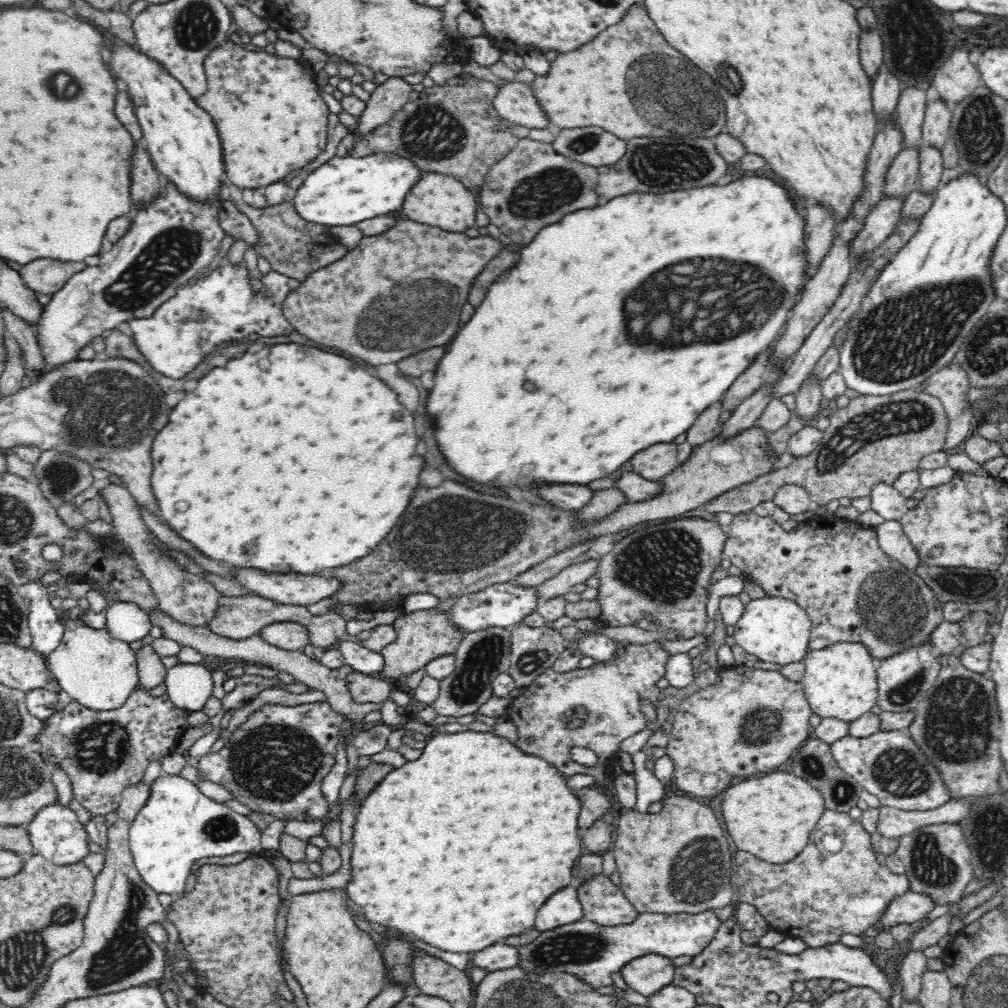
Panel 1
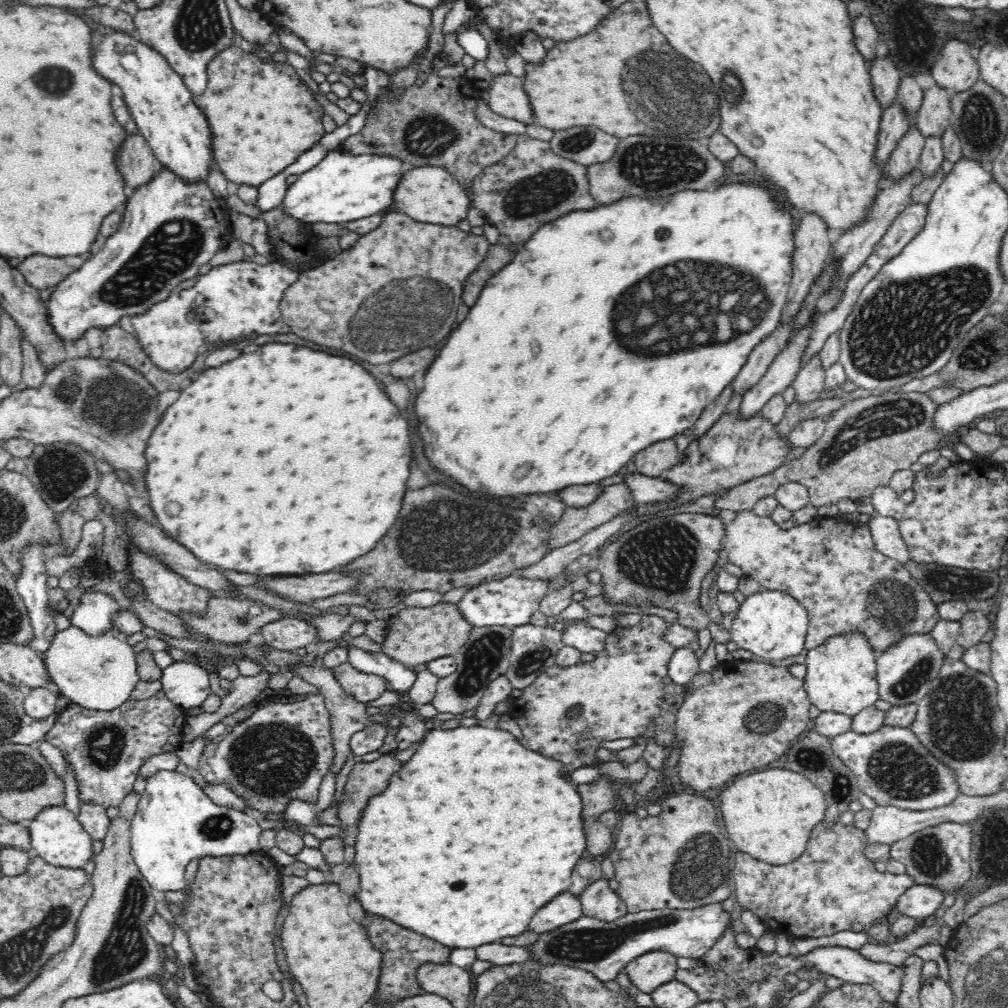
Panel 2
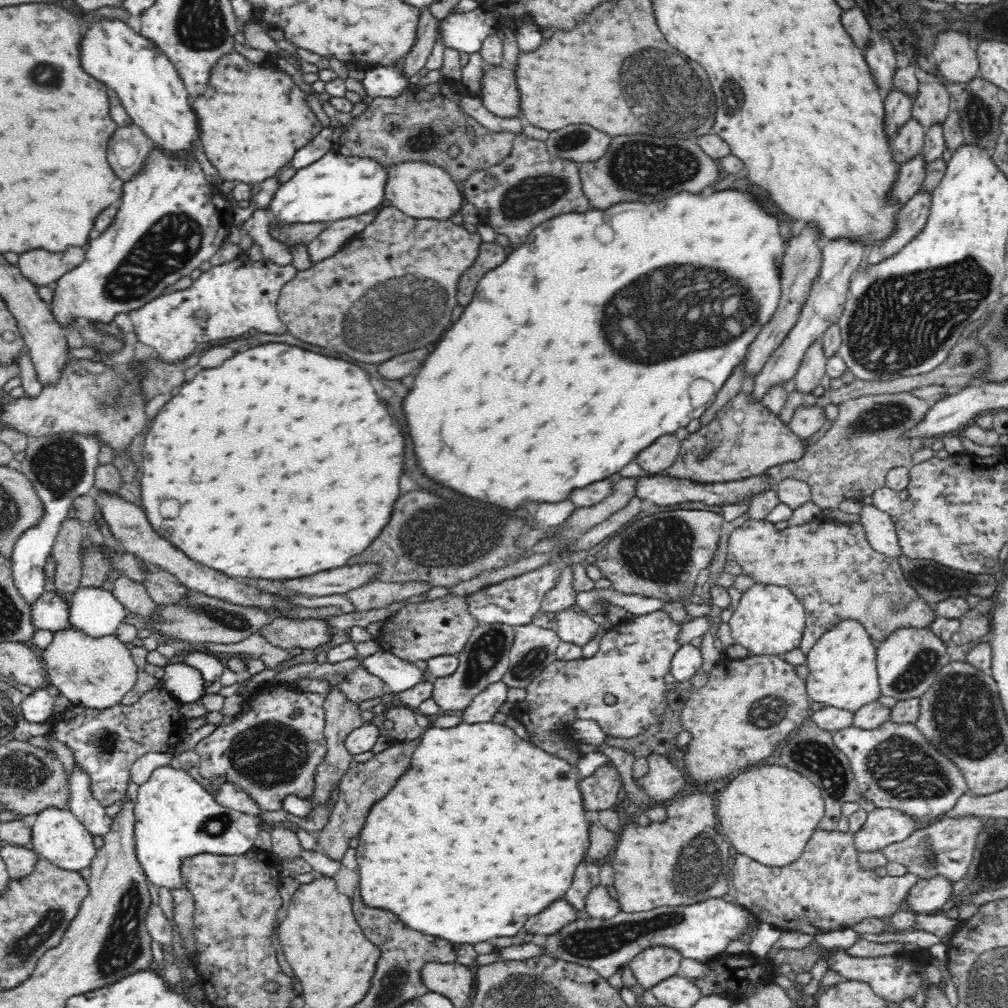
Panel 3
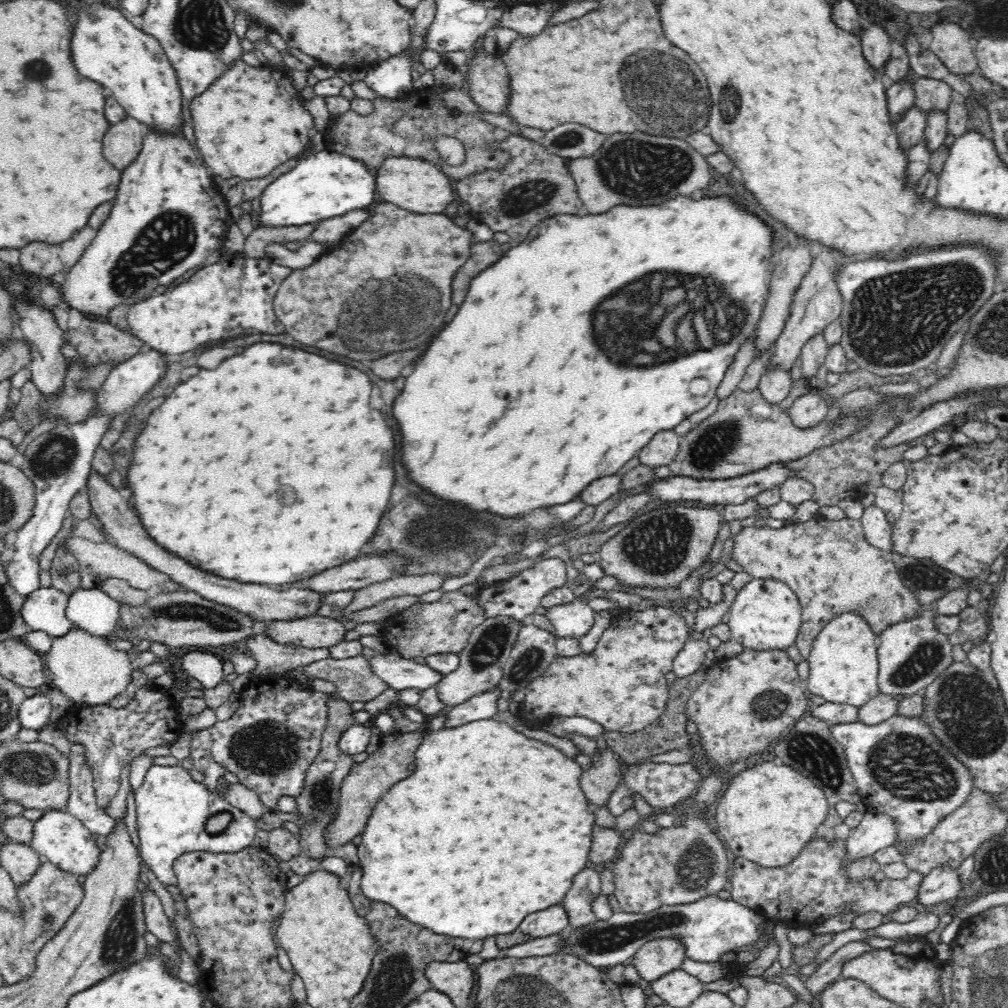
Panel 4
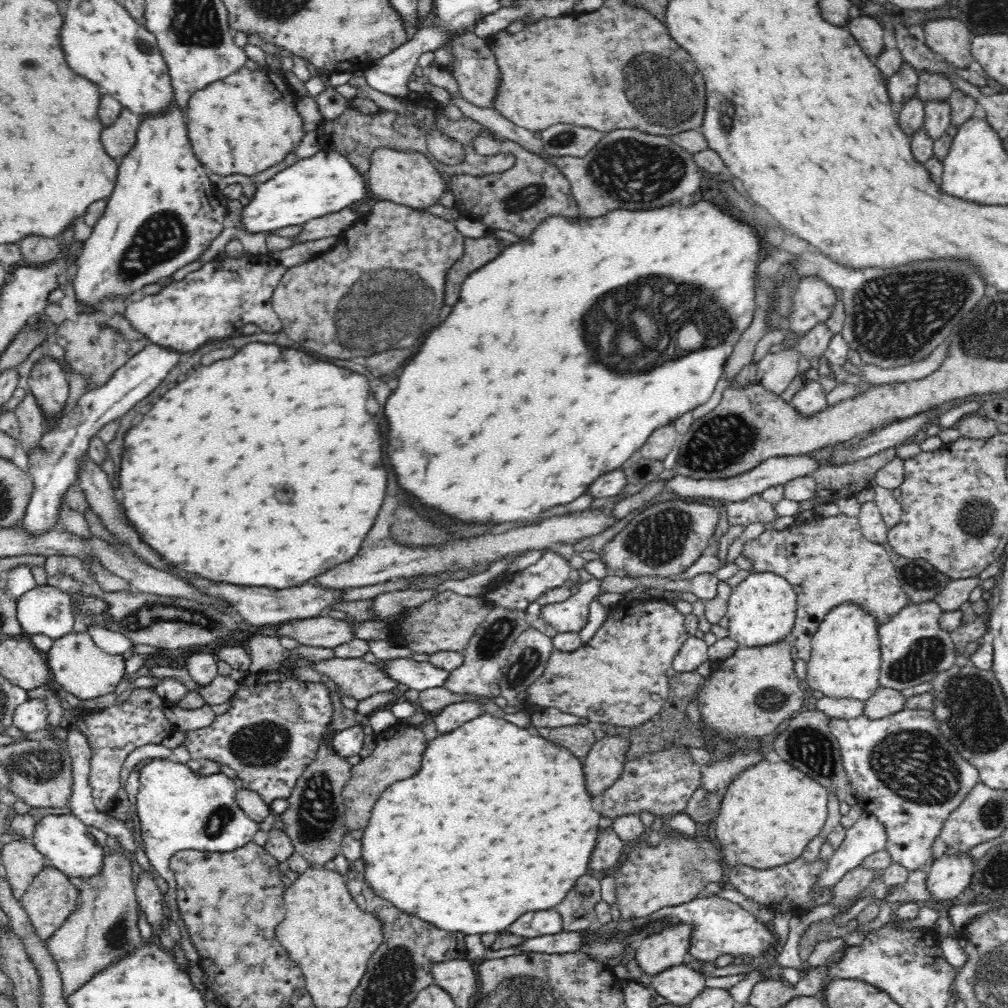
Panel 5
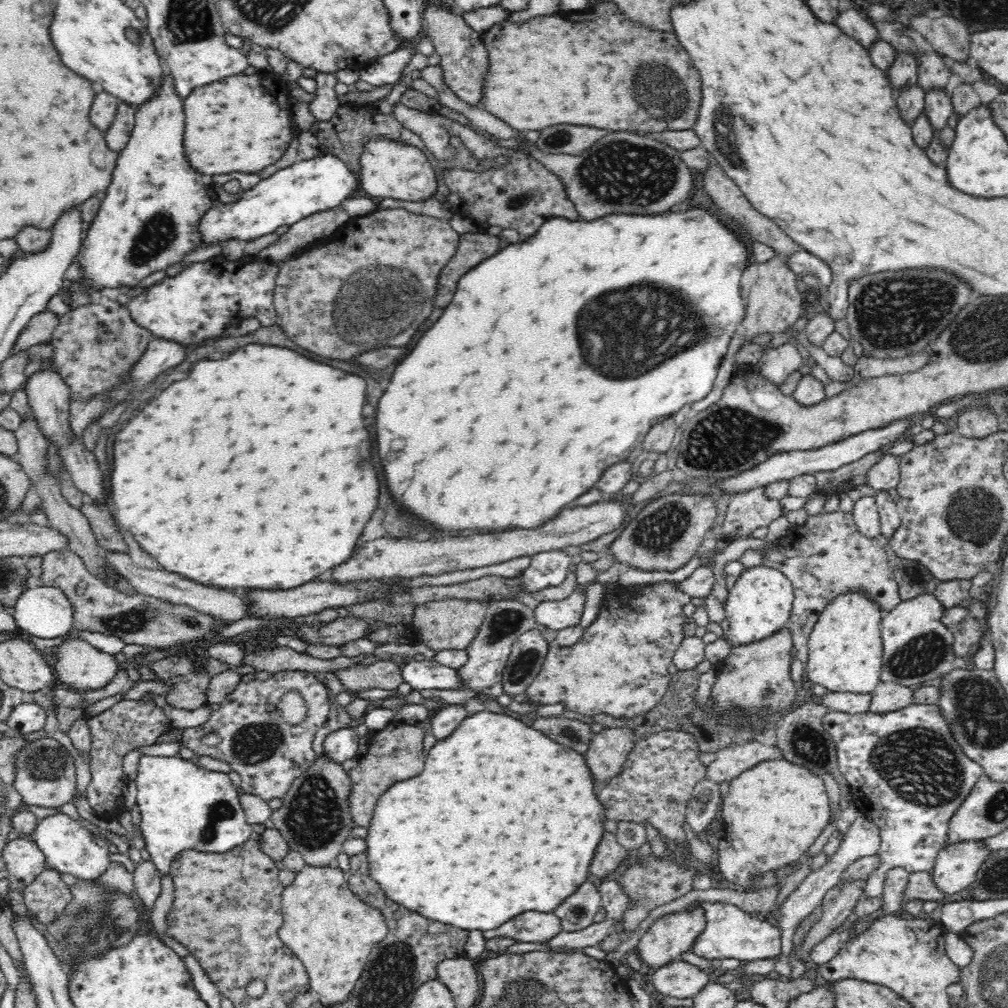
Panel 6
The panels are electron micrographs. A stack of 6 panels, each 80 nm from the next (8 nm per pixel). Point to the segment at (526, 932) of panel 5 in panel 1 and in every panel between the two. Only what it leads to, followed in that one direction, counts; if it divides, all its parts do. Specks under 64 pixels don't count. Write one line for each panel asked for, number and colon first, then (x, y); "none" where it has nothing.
1: (564, 907)
2: (568, 908)
3: (551, 920)
4: (554, 920)

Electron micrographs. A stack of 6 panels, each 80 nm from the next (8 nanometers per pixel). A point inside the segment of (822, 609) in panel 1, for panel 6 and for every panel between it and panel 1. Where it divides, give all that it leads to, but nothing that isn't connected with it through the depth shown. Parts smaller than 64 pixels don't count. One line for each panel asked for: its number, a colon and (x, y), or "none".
2: (830, 565)
3: (836, 574)
4: (830, 565)
5: (828, 561)
6: (827, 555)

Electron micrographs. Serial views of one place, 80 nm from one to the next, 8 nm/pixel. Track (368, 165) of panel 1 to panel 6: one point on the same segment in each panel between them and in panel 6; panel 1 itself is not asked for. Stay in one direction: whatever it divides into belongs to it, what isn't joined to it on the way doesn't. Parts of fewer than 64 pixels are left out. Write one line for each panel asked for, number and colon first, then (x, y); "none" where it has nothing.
2: (342, 187)
3: (335, 187)
4: (326, 184)
5: (325, 182)
6: (291, 193)

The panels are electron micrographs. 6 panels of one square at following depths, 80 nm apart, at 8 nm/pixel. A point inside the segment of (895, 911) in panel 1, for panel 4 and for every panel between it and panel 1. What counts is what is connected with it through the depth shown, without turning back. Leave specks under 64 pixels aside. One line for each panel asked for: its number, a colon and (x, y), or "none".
2: (920, 902)
3: (927, 896)
4: (943, 882)

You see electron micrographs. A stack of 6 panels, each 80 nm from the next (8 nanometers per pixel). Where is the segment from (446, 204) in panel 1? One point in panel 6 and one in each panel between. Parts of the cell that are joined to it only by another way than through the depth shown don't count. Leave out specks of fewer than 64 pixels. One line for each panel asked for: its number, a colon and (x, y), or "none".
2: (430, 194)
3: (424, 191)
4: (414, 183)
5: (408, 178)
6: (389, 168)

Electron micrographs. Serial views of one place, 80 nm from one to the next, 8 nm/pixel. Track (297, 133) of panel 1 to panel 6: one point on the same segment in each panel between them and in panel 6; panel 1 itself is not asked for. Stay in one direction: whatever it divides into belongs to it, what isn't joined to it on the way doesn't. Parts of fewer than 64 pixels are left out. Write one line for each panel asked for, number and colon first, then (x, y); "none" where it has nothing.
2: (262, 116)
3: (252, 119)
4: (253, 119)
5: (243, 124)
6: (236, 124)

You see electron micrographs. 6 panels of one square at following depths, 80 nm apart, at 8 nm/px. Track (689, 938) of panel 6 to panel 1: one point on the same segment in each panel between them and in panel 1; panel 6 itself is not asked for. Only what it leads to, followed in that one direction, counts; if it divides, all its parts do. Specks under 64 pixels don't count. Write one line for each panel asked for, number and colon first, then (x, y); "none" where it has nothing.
1: (646, 975)
2: (650, 970)
3: (653, 965)
4: (659, 955)
5: (669, 946)

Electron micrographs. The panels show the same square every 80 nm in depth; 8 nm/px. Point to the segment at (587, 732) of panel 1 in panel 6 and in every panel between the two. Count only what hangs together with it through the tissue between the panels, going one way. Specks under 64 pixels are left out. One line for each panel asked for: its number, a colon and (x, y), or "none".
2: (616, 695)
3: (622, 688)
4: (621, 685)
5: (619, 676)
6: (619, 667)

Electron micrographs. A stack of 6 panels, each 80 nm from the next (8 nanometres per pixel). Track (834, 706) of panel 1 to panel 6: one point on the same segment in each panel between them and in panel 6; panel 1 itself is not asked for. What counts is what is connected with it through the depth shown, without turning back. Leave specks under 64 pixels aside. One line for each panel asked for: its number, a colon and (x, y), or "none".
2: (841, 676)
3: (842, 665)
4: (843, 661)
5: (845, 659)
6: (845, 649)

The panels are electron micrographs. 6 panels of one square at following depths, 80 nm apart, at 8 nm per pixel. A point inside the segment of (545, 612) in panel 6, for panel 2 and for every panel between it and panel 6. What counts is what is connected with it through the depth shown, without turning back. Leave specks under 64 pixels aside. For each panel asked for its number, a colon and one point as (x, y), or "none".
2: (583, 637)
3: (572, 627)
4: (575, 618)
5: (571, 614)

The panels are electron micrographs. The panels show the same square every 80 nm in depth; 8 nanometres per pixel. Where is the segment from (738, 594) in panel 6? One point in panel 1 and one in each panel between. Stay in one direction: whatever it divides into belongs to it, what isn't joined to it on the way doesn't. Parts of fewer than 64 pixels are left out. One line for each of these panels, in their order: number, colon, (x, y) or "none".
1: (772, 629)
2: (772, 625)
3: (769, 620)
4: (765, 614)
5: (761, 609)

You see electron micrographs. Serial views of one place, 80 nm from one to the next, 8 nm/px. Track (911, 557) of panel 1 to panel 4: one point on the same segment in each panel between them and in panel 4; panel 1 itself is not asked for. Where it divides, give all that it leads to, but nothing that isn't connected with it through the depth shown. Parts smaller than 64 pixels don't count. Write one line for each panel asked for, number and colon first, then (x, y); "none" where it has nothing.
2: (885, 532)
3: (879, 527)
4: (876, 529)

